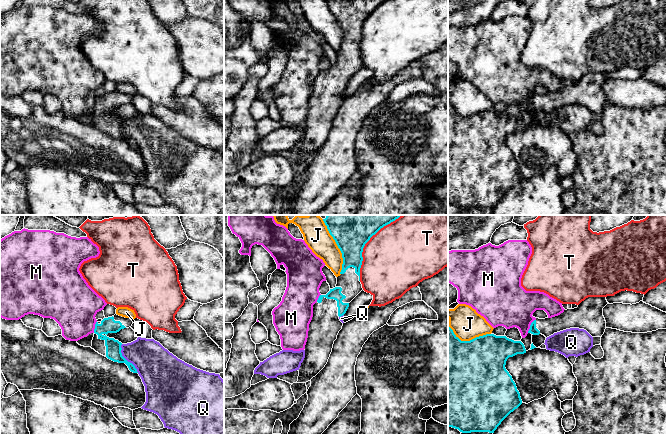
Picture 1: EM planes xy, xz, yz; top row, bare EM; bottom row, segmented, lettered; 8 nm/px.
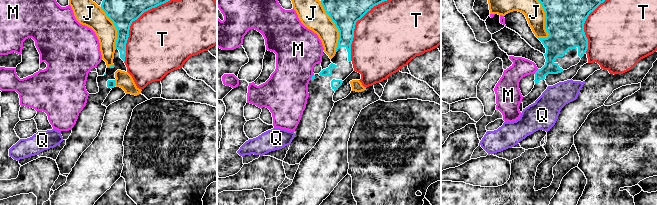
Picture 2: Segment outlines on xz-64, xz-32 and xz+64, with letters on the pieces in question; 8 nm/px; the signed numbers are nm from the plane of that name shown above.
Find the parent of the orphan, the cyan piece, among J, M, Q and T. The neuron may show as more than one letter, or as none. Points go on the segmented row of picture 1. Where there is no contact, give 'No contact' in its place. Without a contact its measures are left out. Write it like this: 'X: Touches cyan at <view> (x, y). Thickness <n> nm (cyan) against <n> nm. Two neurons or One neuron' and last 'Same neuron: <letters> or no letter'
J: Touches cyan at xz (338, 247). Thickness 400 nm (cyan) against 200 nm. Two neurons
M: Touches cyan at yz (530, 326). Thickness 70 nm (cyan) against 360 nm. Two neurons
Q: Touches cyan at xy (125, 359). Thickness 130 nm (cyan) against 300 nm. Two neurons
T: Touches cyan at xz (366, 242). Thickness 440 nm (cyan) against 480 nm. Two neurons
Same neuron: no letter

